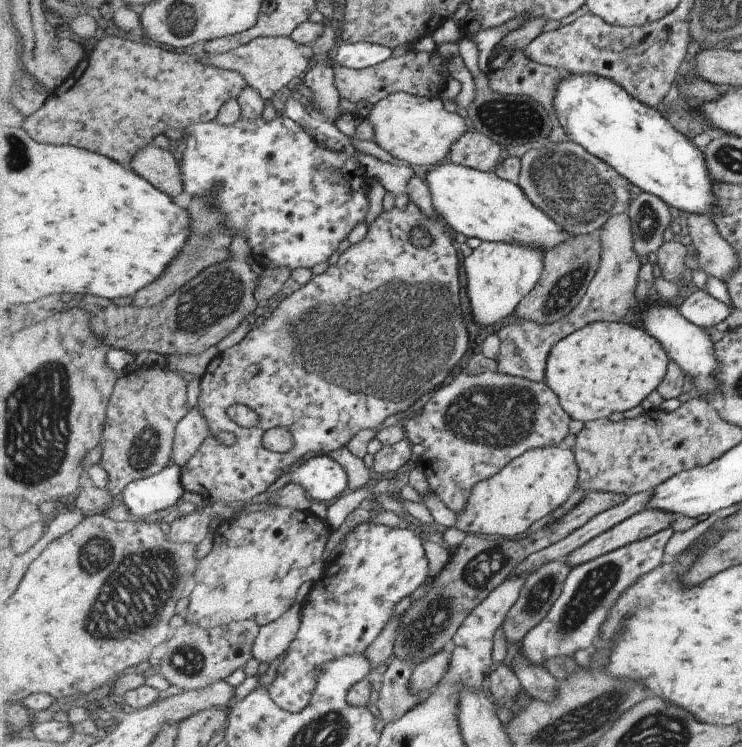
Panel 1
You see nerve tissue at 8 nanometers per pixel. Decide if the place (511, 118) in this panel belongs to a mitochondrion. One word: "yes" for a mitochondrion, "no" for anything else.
yes

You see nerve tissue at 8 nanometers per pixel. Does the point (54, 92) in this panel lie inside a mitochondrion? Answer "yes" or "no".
no

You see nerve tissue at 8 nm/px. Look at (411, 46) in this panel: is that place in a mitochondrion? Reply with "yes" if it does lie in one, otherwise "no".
no

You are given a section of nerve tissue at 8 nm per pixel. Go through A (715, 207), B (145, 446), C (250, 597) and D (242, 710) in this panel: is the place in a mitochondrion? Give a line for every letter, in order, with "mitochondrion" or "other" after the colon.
A: other
B: mitochondrion
C: other
D: other

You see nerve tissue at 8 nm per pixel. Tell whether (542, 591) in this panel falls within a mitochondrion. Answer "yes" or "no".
yes

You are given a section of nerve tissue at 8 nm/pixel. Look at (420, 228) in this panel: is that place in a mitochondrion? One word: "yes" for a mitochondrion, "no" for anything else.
no

